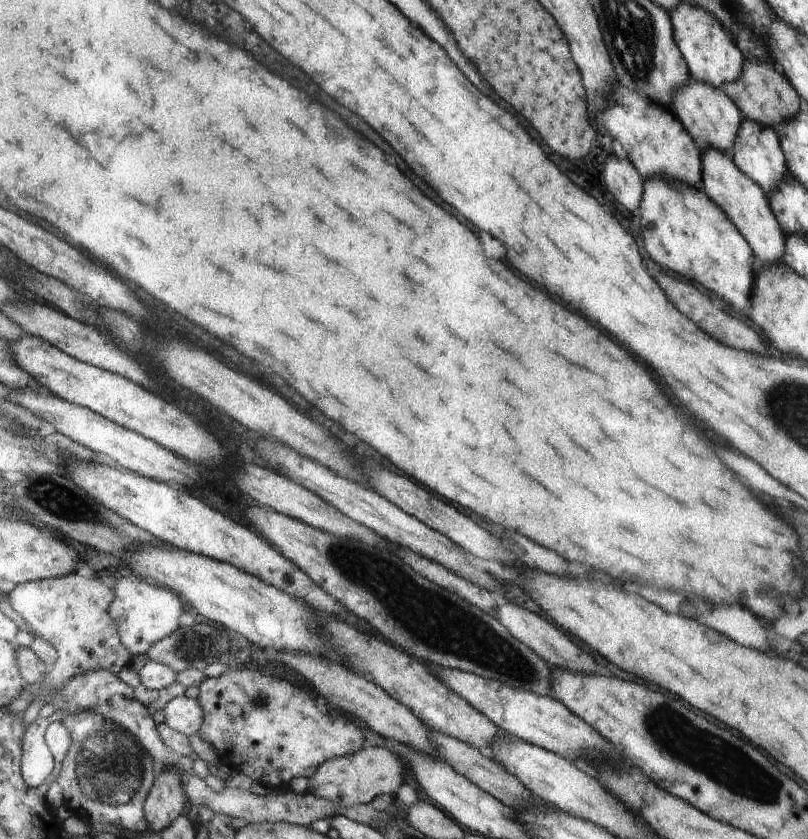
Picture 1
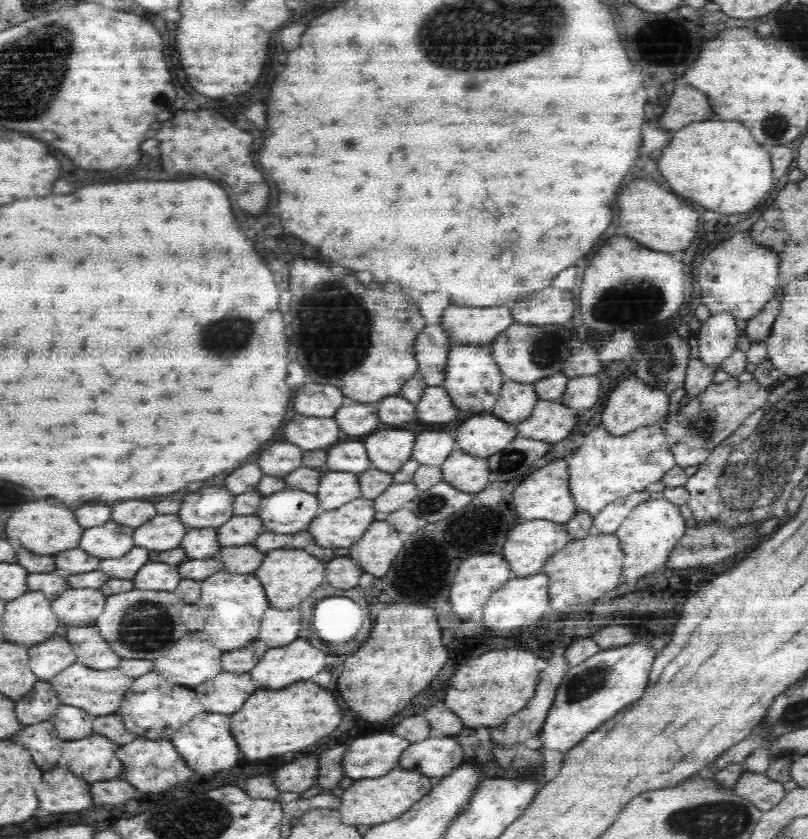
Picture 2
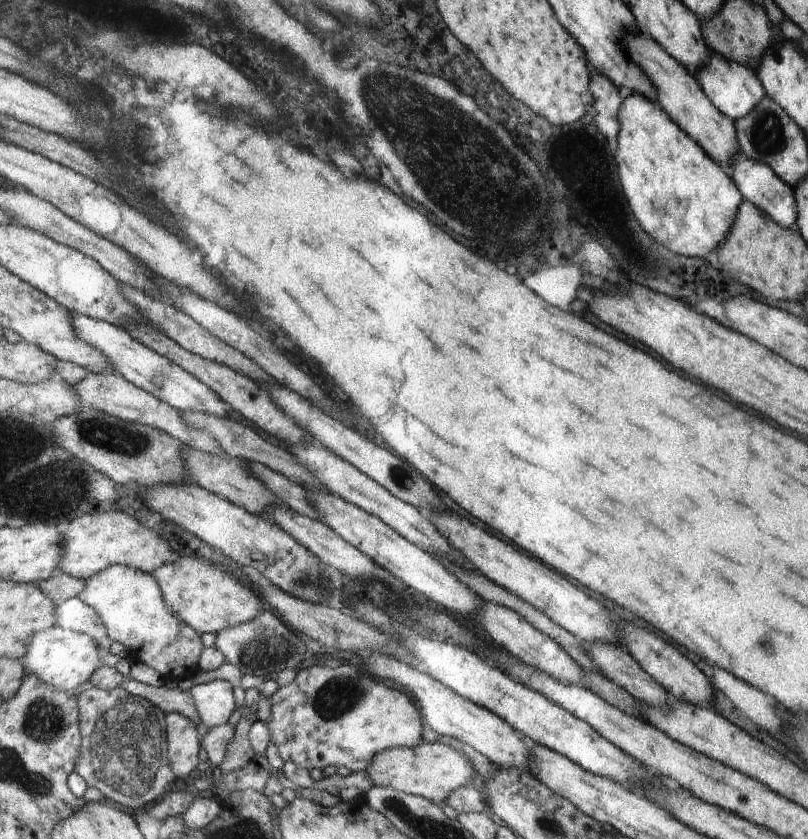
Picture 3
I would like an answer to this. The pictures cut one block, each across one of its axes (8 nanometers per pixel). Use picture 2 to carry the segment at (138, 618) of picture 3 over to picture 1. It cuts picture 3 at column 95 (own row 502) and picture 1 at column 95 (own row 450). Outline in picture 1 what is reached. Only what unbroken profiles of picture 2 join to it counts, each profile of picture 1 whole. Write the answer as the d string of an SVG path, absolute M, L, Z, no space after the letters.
M74 573L68 577L32 581L16 587L8 598L34 631L59 650L59 661L46 682L37 687L34 700L22 714L27 728L39 719L40 712L51 699L76 677L88 675L92 671L122 672L134 660L134 654L122 640L119 624L111 613L117 590L106 586L104 578L84 578Z

